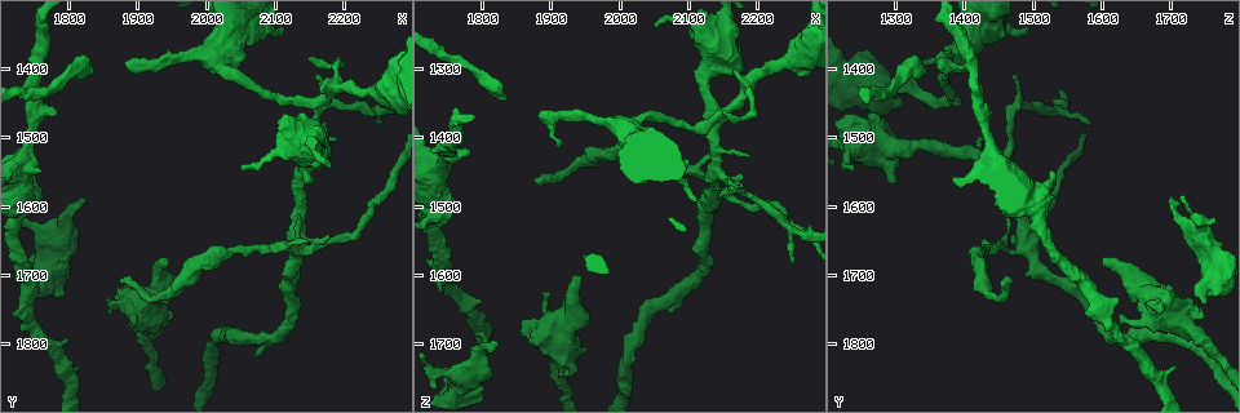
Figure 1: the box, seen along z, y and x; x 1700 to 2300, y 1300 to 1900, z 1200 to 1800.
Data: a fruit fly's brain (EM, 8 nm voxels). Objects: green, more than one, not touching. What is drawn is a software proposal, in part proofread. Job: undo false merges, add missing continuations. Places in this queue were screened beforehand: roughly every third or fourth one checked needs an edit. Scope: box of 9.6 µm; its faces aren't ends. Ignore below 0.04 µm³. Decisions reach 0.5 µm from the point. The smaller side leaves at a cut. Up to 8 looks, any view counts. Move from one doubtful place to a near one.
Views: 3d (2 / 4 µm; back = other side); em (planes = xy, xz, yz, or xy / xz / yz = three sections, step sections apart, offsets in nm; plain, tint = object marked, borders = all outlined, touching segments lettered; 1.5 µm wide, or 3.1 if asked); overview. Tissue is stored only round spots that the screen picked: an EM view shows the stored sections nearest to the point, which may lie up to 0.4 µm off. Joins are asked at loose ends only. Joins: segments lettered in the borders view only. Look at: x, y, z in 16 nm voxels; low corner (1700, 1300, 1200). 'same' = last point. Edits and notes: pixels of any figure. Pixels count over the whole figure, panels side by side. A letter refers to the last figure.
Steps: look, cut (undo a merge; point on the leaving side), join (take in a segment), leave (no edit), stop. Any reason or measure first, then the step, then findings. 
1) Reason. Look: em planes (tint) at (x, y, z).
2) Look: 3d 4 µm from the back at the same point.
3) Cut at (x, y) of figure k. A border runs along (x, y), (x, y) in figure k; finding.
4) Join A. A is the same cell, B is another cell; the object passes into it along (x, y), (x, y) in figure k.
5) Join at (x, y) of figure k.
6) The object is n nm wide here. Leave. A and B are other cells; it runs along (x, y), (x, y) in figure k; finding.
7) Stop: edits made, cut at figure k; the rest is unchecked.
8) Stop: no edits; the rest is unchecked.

Look: 3d 2 µm at (2110, 1345, 1495).

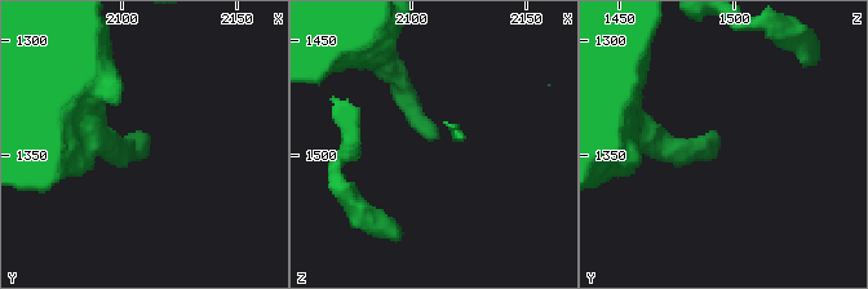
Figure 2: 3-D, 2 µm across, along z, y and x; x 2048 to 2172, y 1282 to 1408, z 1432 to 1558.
Look: em planes (plain) at (2114, 1342, 1492).

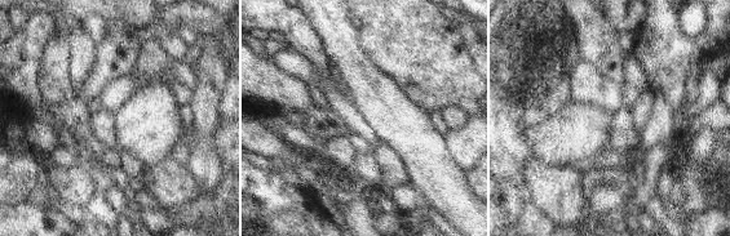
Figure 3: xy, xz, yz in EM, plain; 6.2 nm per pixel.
Look: em planes (borders) at the same point.

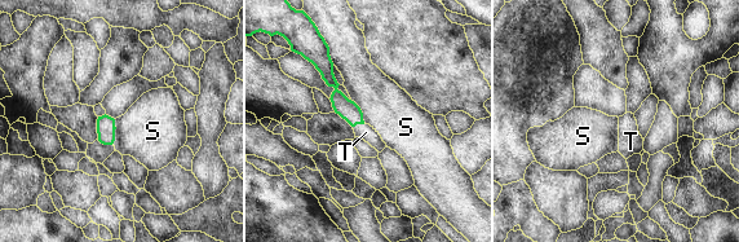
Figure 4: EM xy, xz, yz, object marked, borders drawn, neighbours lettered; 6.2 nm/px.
Join T. T is the same cell, S is another cell; the object passes into it along (346, 109), (358, 123), (366, 132) in figure 4; it goes on there.

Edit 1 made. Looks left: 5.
Look: overview.

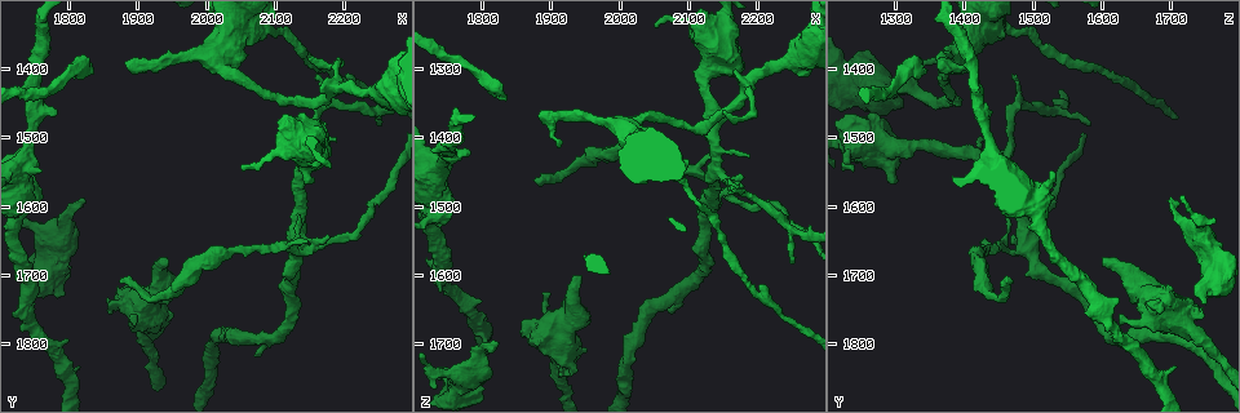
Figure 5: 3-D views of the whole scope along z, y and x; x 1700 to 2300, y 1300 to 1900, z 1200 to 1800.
Thick end. Look: 3d 4 µm at (1940, 1675, 1600).

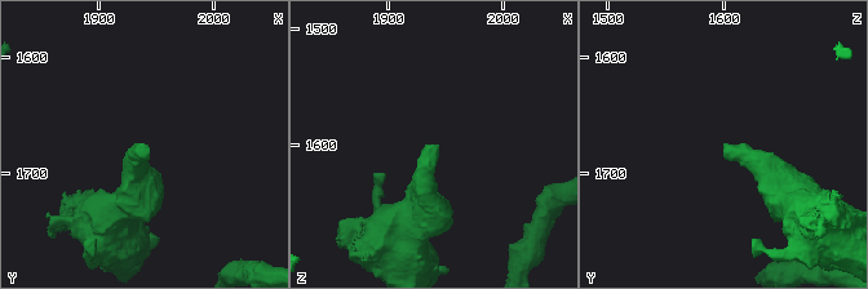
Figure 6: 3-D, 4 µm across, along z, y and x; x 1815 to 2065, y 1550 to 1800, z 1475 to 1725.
Need the tissue. Look: em xz step 4 (plain) at (1938, 1674, 1602).

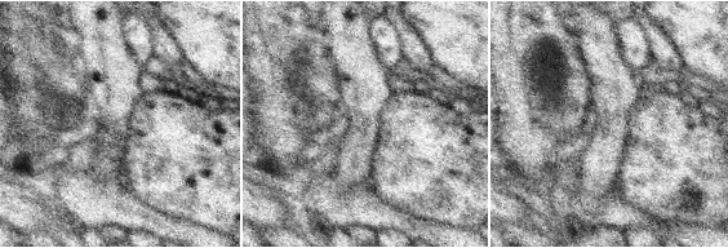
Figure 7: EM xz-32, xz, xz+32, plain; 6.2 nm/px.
What lies round it. Look: em xz step 4 (borders) at the same point.

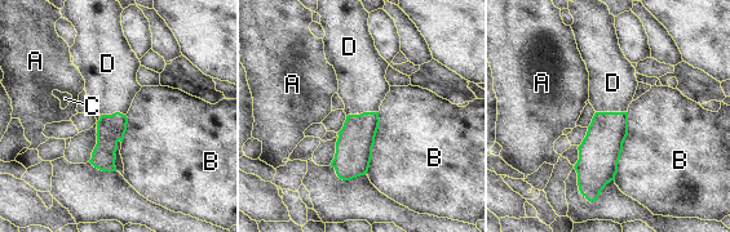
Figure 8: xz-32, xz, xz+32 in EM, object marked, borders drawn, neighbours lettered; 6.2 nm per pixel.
Join D. D is the same cell, A, B and C are other cells; the object passes into it along (355, 139), (363, 112), (361, 72) in figure 8; it goes on there.

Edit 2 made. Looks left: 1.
An open end. Look: em planes (borders) at (1820, 1585, 1700).

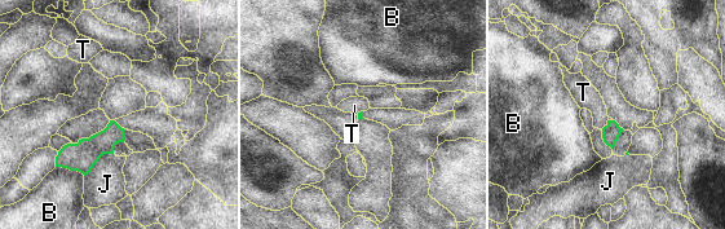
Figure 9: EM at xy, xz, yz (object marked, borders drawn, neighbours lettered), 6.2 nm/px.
Join T. T is the same cell, B and J are other cells; the object passes into it along (610, 133), (608, 124), (584, 93) in figure 9; it goes on there.

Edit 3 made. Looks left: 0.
Stop: edits made, join at figure 4, join at figure 8, join at figure 9; the rest is unchecked.

